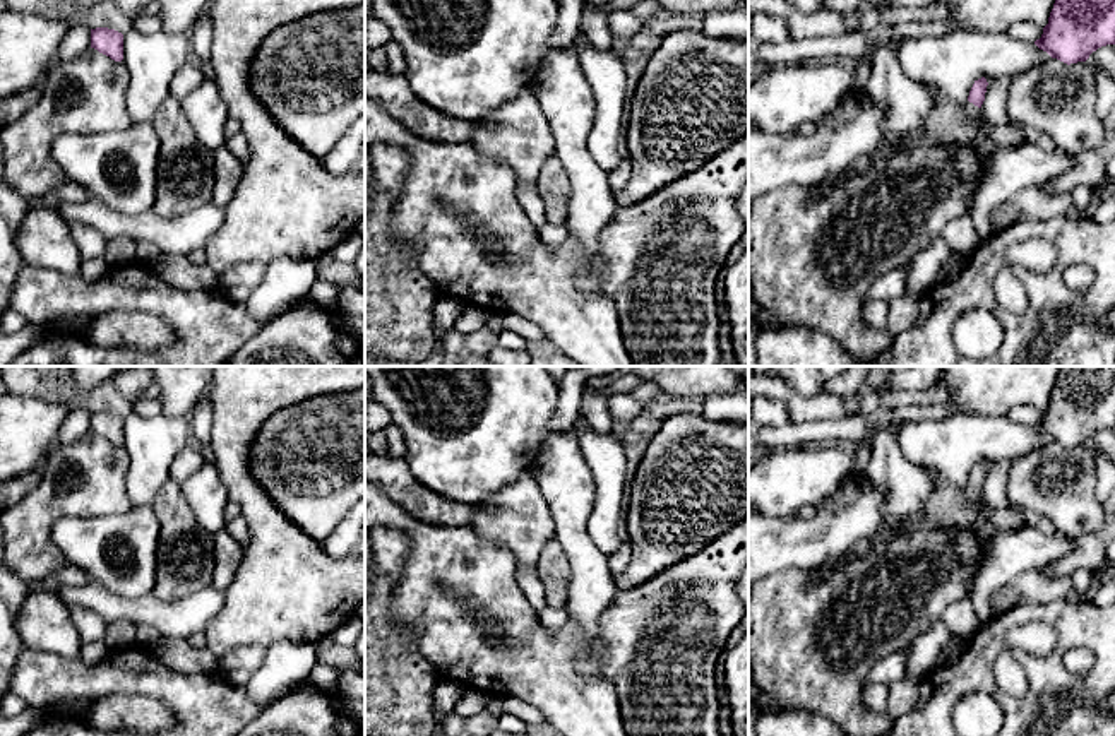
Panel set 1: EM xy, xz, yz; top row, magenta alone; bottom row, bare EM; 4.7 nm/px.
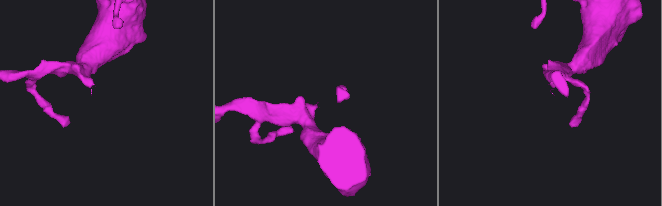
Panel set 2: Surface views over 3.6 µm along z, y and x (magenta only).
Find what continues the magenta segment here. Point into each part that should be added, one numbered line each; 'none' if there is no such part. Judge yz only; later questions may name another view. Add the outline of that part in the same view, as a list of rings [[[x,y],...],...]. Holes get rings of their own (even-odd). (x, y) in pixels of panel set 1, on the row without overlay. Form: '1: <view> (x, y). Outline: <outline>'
1: yz (814, 635). Outline: [[[927,472],[930,498],[923,512],[882,536],[855,543],[834,567],[788,568],[752,585],[748,601],[748,705],[759,712],[810,712],[827,717],[846,736],[885,736],[892,727],[887,714],[870,712],[862,702],[865,680],[875,662],[909,649],[913,642],[957,599],[968,597],[985,543],[999,527],[975,508],[983,493],[966,484],[957,488],[944,476]]]

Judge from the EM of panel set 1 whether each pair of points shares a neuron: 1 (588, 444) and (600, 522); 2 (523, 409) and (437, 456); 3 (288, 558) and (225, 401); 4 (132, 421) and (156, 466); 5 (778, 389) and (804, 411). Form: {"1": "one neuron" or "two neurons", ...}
{"1": "one neuron", "2": "one neuron", "3": "one neuron", "4": "one neuron", "5": "one neuron"}

